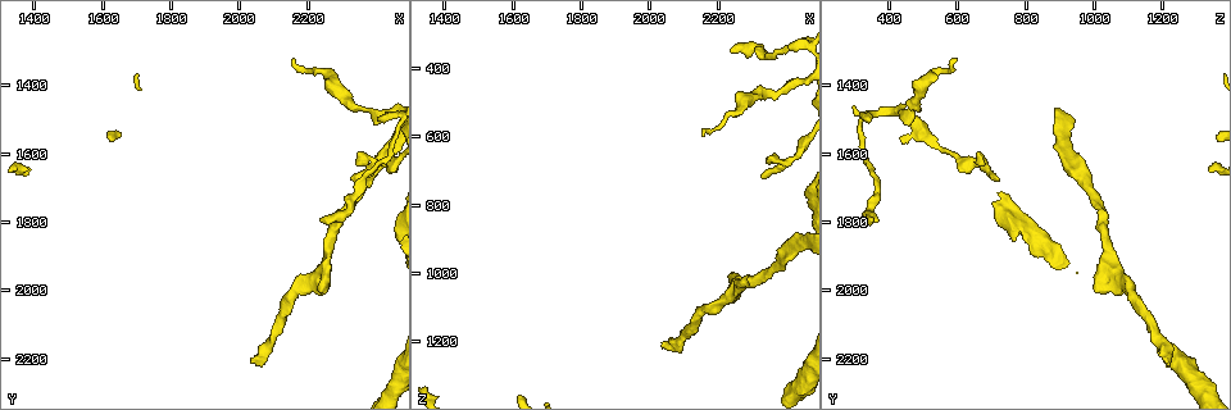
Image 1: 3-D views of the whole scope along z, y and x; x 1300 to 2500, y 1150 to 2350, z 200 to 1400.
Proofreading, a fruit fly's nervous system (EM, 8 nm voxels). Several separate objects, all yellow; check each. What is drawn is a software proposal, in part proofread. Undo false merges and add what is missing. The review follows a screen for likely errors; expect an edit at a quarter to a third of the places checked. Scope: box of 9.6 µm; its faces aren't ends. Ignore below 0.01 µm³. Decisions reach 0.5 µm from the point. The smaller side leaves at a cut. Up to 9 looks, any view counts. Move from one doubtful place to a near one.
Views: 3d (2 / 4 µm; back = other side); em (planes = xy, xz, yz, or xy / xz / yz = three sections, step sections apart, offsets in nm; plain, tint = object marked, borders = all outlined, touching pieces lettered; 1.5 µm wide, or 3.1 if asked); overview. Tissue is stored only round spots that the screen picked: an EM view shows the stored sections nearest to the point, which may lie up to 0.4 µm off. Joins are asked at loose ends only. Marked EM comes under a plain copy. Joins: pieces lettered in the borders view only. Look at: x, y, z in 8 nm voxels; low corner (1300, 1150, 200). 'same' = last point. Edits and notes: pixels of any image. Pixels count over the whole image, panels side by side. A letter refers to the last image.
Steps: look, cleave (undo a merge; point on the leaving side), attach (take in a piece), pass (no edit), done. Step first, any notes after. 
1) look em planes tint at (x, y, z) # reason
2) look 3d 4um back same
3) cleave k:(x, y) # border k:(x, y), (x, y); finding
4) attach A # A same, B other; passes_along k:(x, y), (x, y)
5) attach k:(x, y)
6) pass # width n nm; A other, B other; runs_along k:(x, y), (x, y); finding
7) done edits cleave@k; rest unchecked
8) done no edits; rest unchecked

look 3d 2um at (2240, 1800, 350) # long arm stops here

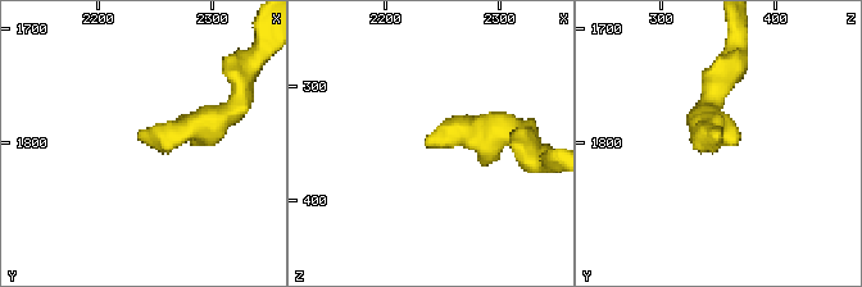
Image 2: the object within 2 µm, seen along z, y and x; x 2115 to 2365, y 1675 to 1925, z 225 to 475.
look em planes borders at (2240, 1790, 352) # shape alone is not enough

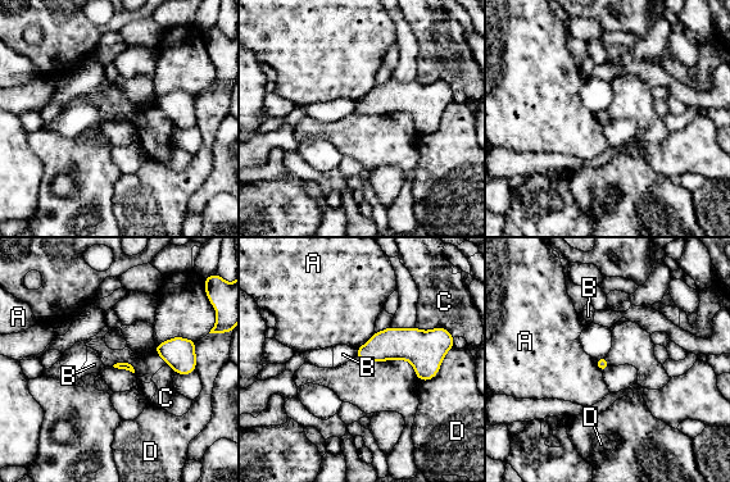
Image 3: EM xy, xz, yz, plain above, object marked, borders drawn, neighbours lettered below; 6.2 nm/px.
pass # A other, B other, C other, D other; border 3:(357, 349), (354, 357); no lettered piece goes on from it

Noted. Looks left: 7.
look em xz step 4 borders at (2400, 1500, 340) # an open end

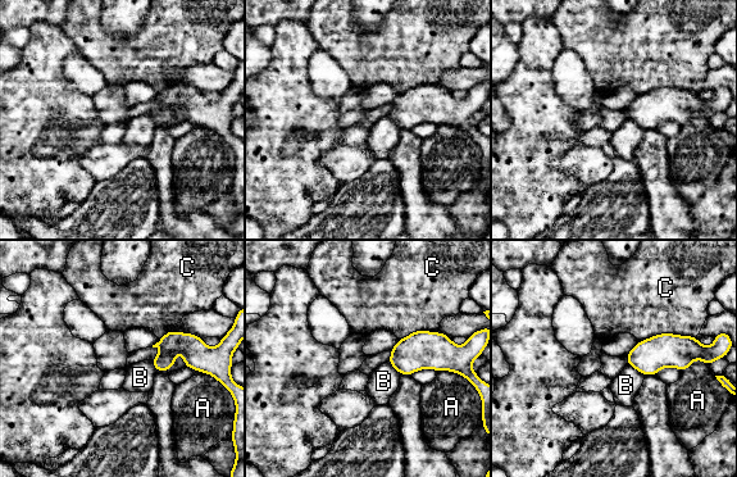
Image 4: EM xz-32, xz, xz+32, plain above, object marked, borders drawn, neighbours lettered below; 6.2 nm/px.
look em planes borders same # cut it another way

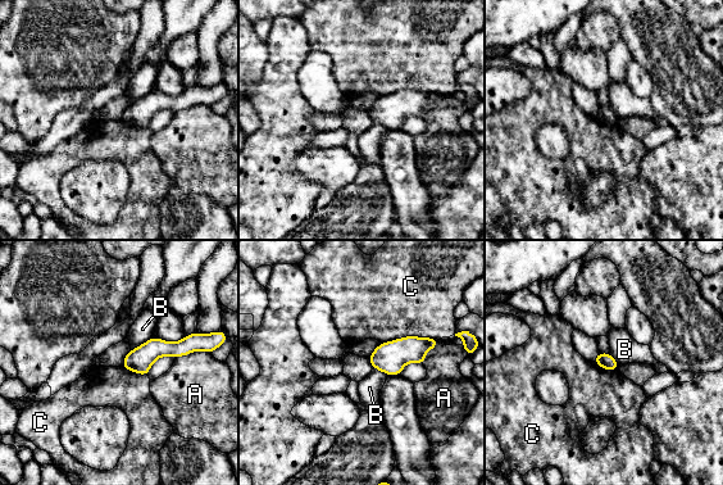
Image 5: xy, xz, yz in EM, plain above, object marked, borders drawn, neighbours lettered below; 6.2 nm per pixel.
pass # A other, B other, C other; runs_along 5:(190, 344), (151, 349), (126, 365); none of them fits

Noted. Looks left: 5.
look 3d 2um at (2150, 1330, 600)

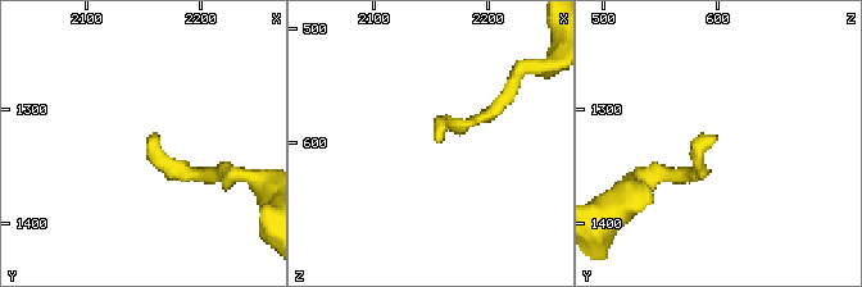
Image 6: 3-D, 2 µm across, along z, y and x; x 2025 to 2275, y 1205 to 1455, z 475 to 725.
look em yz step 4 borders at (2154, 1328, 600) # now the EM

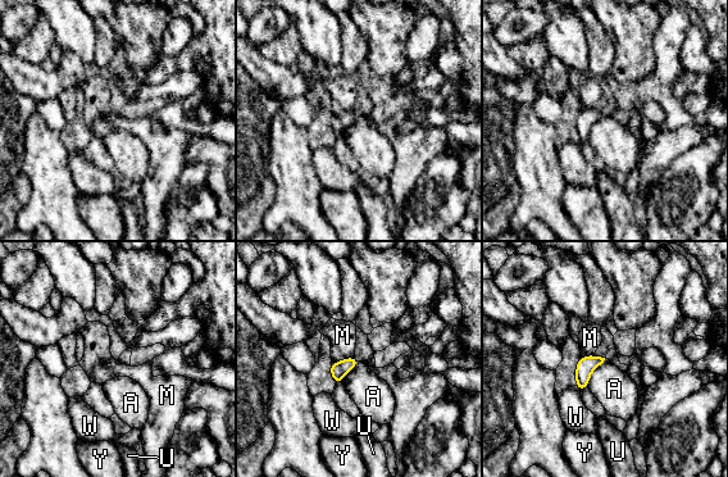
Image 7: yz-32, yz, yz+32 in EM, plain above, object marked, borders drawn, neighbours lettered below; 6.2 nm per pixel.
pass # A other, M other, U other, W other, Y other; border 7:(605, 359), (591, 373), (587, 386); no lettered piece goes on from it

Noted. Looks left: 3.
look em planes borders at (2240, 1970, 1010) # branch stops here

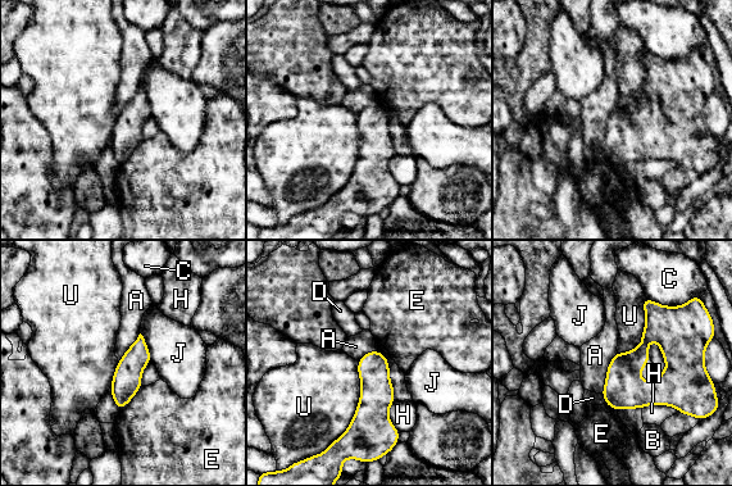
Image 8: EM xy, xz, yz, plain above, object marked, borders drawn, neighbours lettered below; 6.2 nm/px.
pass # width 180 nm; A other, B other, C other, D other, E other, H other, J other, U other; border 8:(358, 360), (359, 403), (331, 443); no lettered piece goes on from it

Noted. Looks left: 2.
done no edits; rest unchecked

